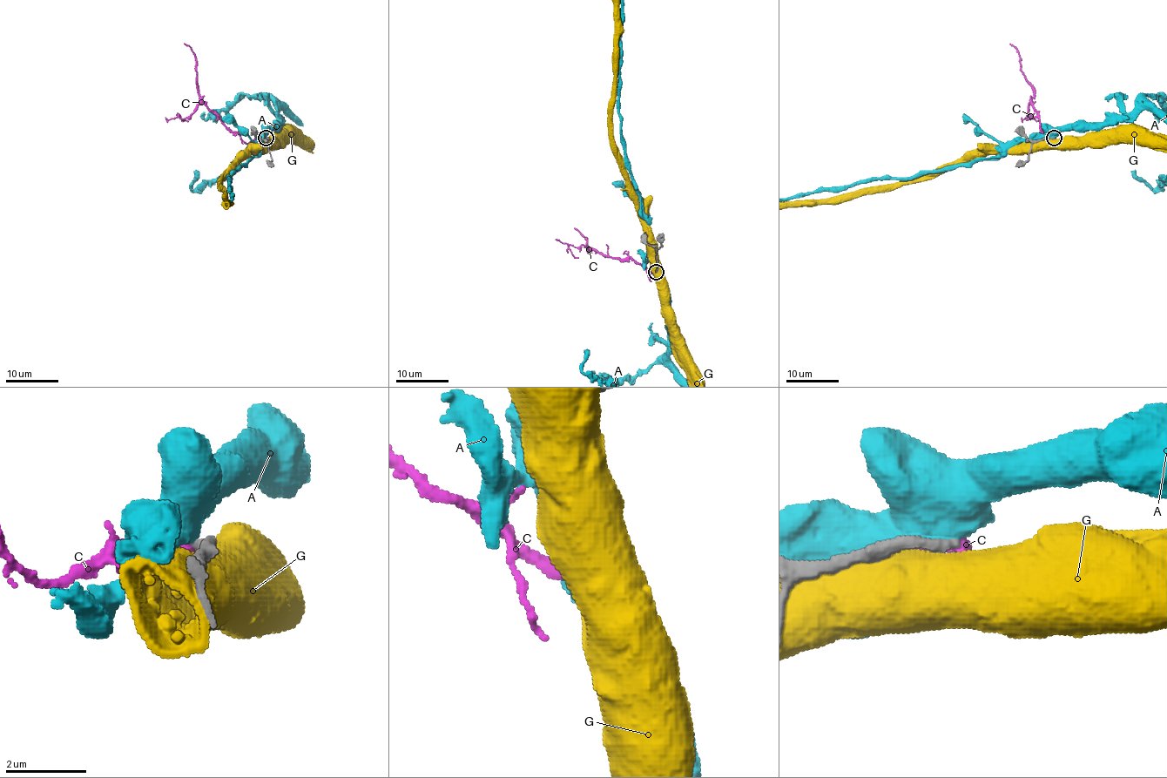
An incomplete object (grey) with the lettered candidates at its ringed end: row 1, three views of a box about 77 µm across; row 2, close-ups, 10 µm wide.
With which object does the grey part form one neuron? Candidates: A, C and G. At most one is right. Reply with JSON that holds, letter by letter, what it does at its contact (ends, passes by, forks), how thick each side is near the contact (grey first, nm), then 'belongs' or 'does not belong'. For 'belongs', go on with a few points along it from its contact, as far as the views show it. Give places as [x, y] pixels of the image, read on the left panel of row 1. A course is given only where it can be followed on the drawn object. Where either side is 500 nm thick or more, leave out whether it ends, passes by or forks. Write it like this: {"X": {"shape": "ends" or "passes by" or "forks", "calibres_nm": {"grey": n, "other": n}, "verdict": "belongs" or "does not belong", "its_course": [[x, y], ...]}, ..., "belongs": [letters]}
{"A": {"calibres_nm": {"grey": 280, "other": 600}, "verdict": "does not belong"}, "C": {"shape": "ends", "calibres_nm": {"grey": 240, "other": 380}, "verdict": "does not belong"}, "G": {"calibres_nm": {"grey": 280, "other": 800}, "verdict": "does not belong"}, "belongs": []}

